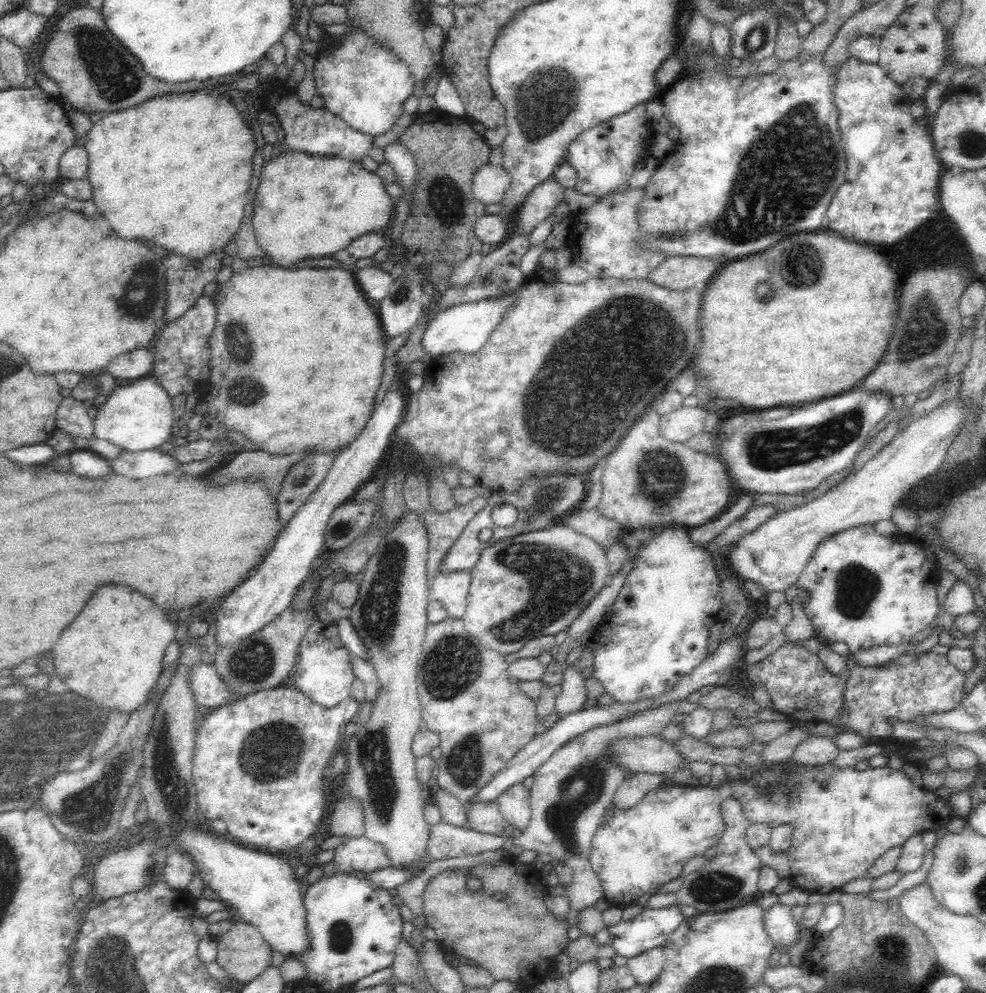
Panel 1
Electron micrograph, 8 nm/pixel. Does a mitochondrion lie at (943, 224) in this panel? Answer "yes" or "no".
yes

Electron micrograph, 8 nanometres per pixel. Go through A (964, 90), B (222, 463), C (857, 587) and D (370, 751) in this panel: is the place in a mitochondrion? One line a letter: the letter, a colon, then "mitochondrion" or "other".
A: other
B: other
C: mitochondrion
D: mitochondrion

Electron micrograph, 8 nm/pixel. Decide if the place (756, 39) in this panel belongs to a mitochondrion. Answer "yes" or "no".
yes

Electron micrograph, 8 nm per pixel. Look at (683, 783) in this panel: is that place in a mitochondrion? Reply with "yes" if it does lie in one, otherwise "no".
no

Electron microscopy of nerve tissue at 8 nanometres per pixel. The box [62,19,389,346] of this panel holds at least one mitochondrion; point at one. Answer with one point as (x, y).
(110, 71)

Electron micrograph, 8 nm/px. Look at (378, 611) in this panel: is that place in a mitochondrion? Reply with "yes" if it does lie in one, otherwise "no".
yes

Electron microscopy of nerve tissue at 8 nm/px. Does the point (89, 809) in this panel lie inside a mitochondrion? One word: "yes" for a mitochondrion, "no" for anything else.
yes

